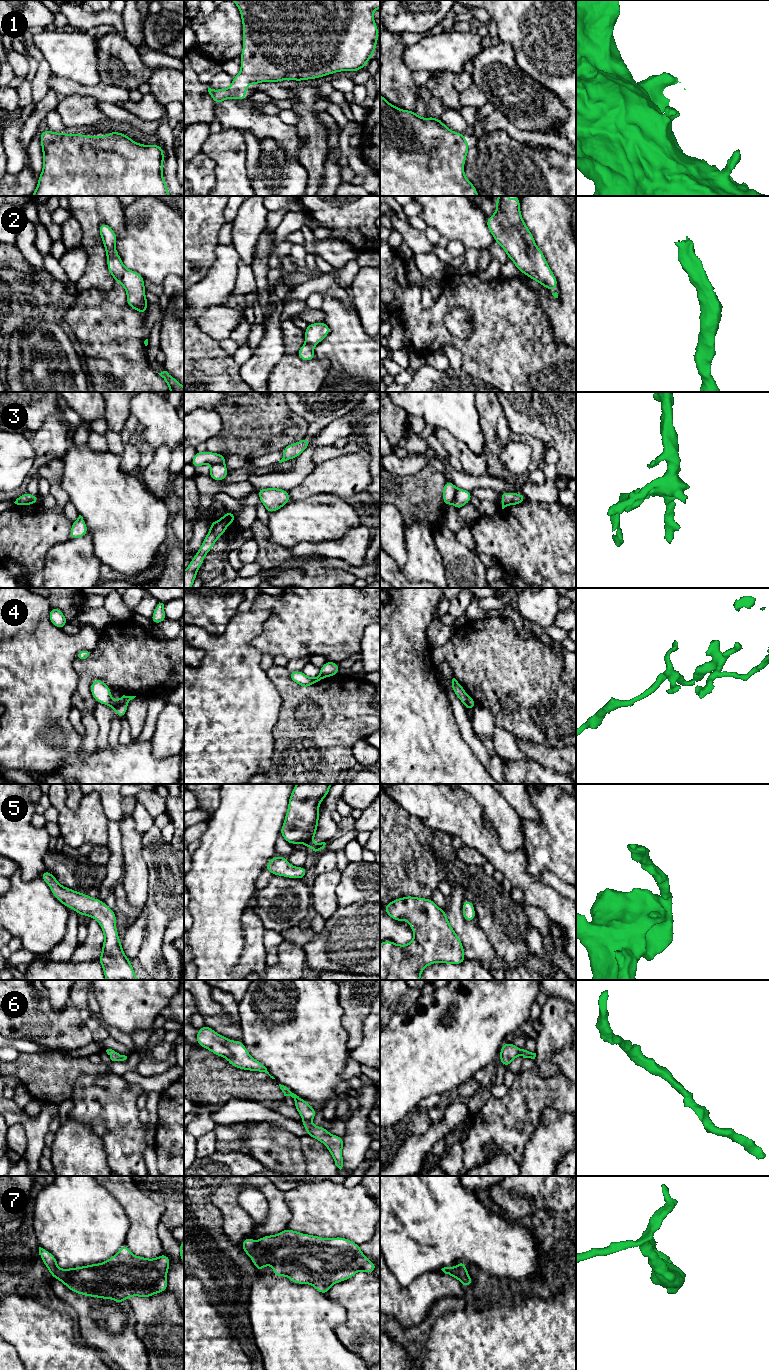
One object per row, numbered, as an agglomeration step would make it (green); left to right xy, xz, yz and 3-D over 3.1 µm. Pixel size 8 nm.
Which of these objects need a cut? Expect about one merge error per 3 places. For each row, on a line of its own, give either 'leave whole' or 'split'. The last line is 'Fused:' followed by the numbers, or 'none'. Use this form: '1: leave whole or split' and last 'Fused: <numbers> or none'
1: leave whole
2: leave whole
3: leave whole
4: split
5: leave whole
6: leave whole
7: leave whole
Fused: 4

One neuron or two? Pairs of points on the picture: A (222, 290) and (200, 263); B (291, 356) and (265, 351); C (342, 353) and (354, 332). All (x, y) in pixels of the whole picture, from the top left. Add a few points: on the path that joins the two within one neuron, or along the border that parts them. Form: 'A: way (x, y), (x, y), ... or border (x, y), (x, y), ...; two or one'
A: border (215, 250), (215, 262), (212, 267), (194, 284); two
B: border (282, 331), (284, 354), (273, 367), (271, 374); two
C: way (346, 348), (349, 337); one

